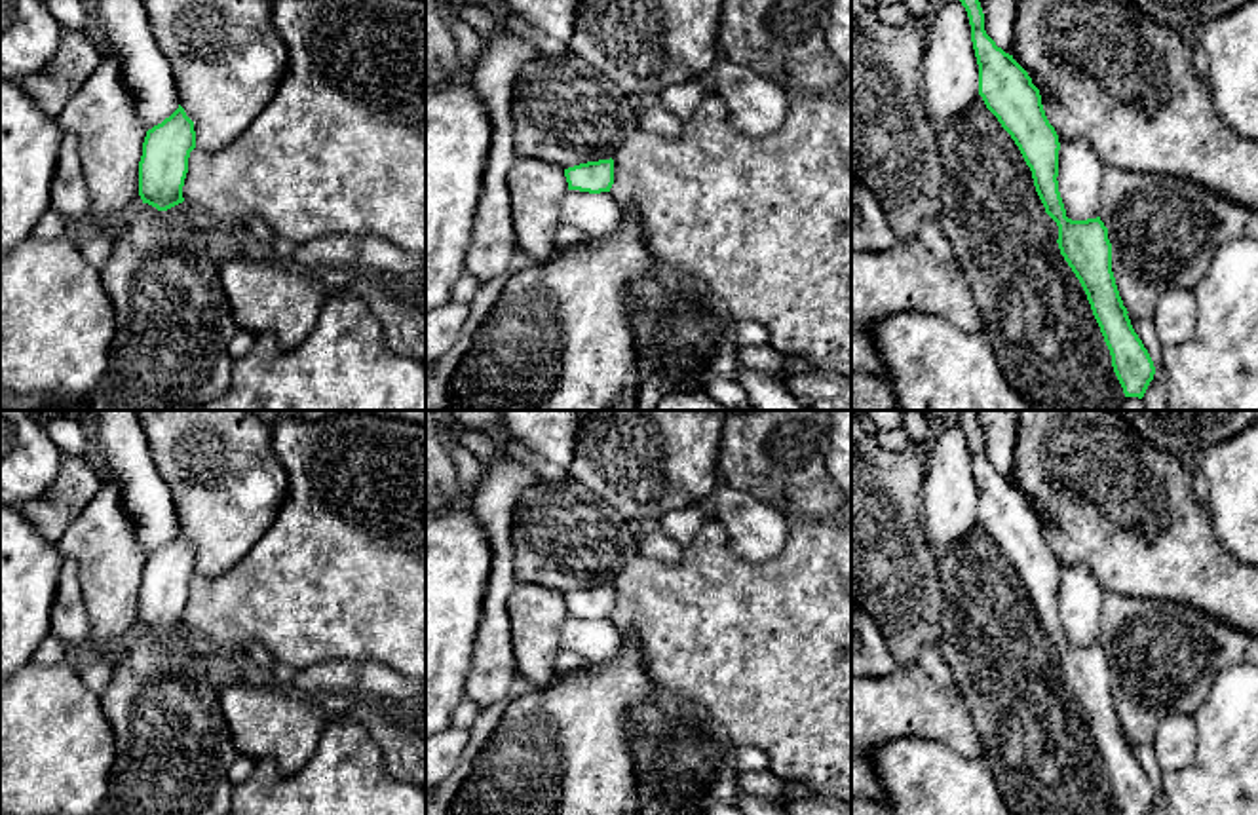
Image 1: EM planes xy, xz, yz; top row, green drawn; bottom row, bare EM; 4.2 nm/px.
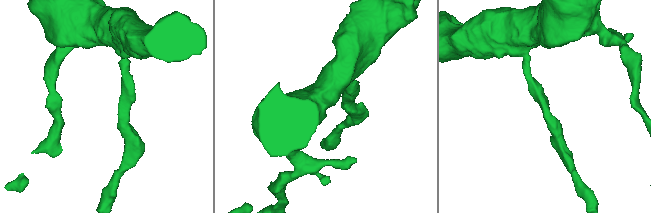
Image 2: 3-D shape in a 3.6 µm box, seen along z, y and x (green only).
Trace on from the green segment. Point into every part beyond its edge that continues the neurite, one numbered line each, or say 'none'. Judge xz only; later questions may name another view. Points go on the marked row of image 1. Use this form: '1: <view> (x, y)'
none

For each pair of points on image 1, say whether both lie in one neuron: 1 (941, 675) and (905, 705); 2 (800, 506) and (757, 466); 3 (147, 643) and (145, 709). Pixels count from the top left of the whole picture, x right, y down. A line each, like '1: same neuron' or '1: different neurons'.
1: different neurons
2: same neuron
3: same neuron

